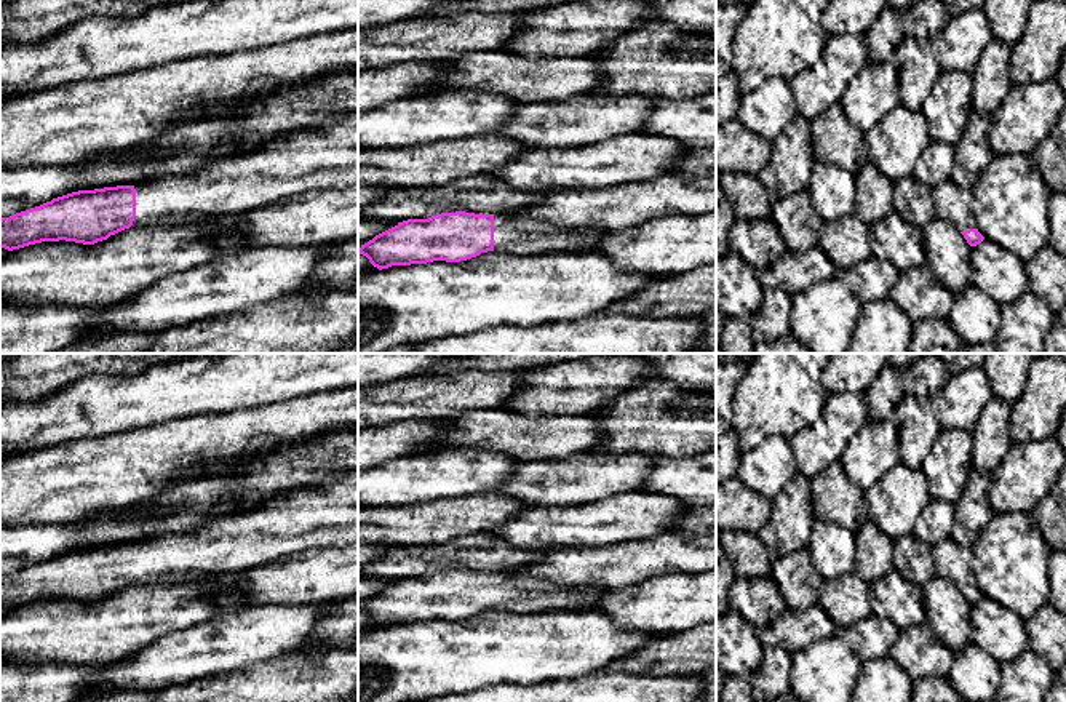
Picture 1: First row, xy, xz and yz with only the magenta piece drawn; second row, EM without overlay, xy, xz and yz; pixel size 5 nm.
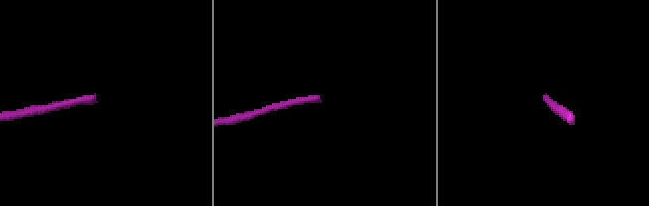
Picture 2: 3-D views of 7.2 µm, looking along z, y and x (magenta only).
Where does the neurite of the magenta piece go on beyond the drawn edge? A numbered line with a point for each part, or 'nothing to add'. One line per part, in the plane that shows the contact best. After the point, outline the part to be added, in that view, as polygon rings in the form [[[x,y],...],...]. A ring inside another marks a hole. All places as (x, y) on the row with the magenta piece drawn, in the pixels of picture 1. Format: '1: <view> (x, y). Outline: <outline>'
1: xy (326, 157). Outline: [[[358,112],[299,130],[235,155],[209,160],[198,171],[165,174],[134,184],[133,225],[179,225],[206,216],[243,214],[315,189],[358,184]]]

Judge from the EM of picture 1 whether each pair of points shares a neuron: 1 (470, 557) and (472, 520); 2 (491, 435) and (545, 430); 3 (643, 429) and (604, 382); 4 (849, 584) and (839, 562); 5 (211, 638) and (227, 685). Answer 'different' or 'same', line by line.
1: different
2: same
3: different
4: different
5: different

